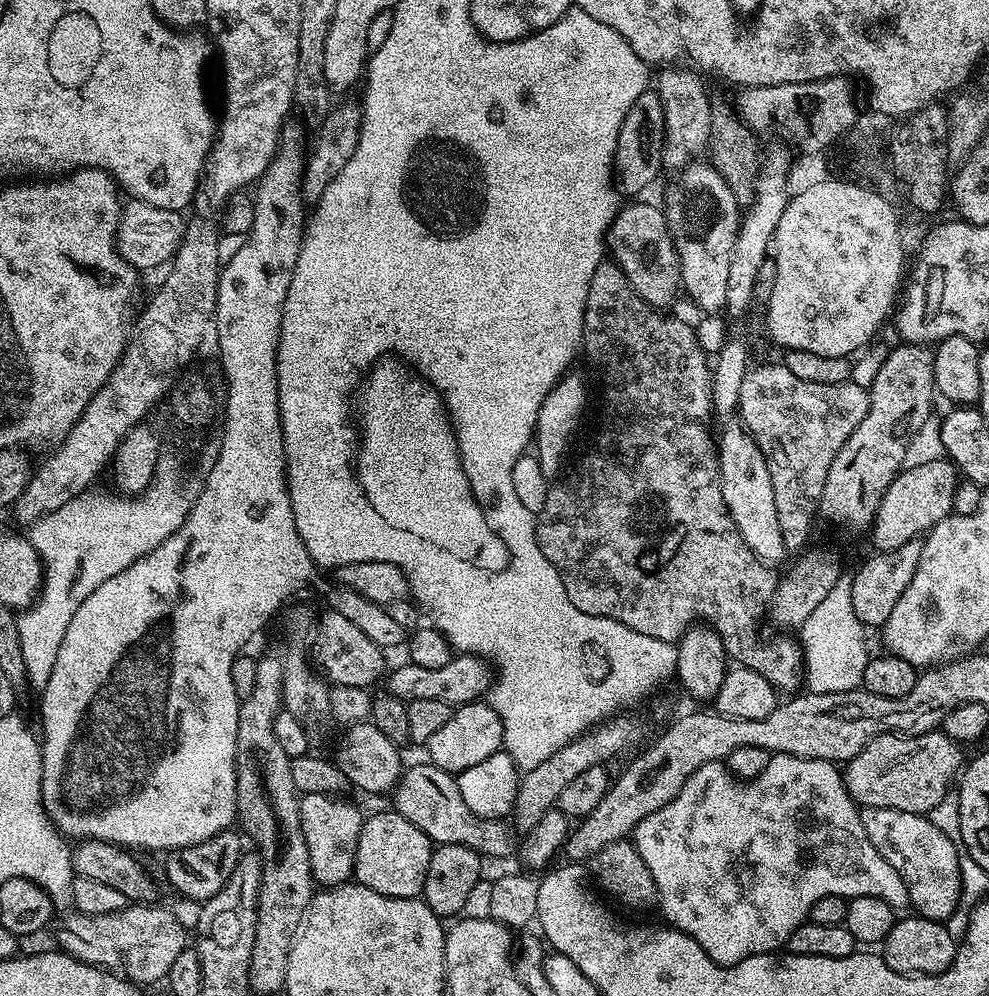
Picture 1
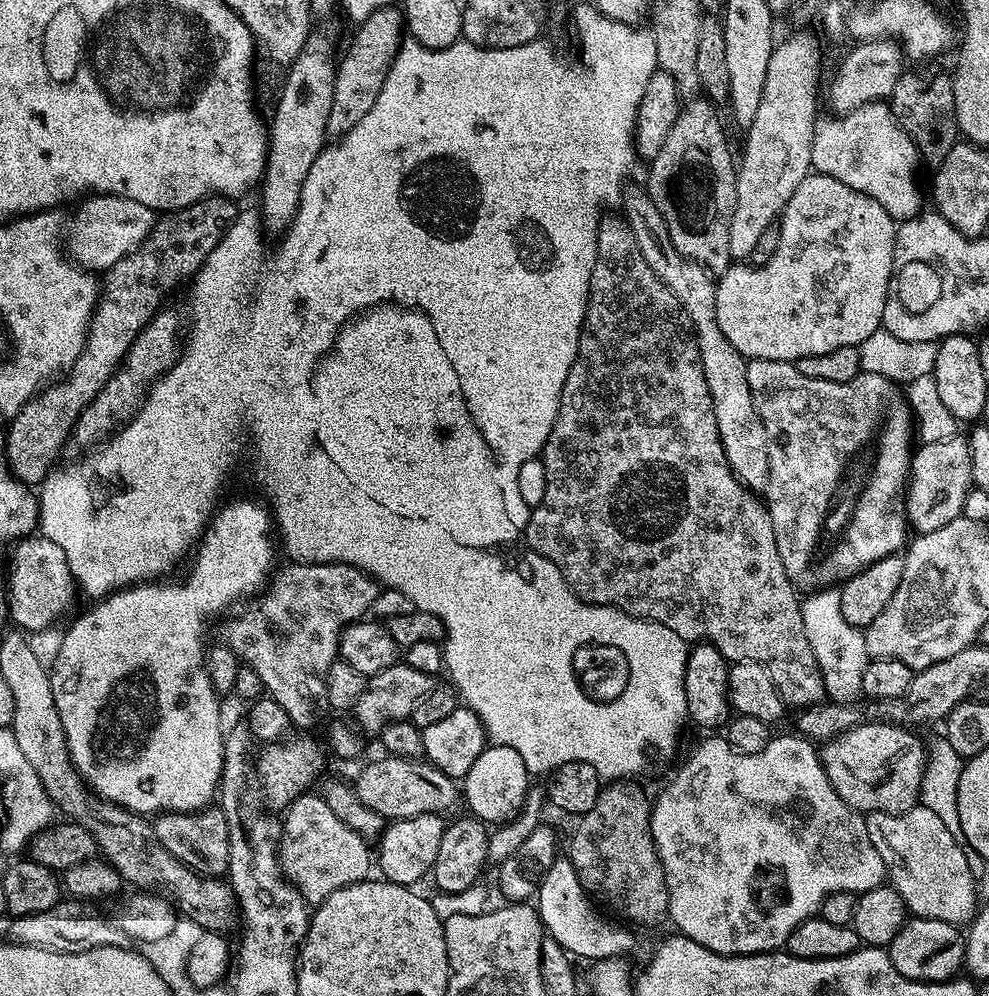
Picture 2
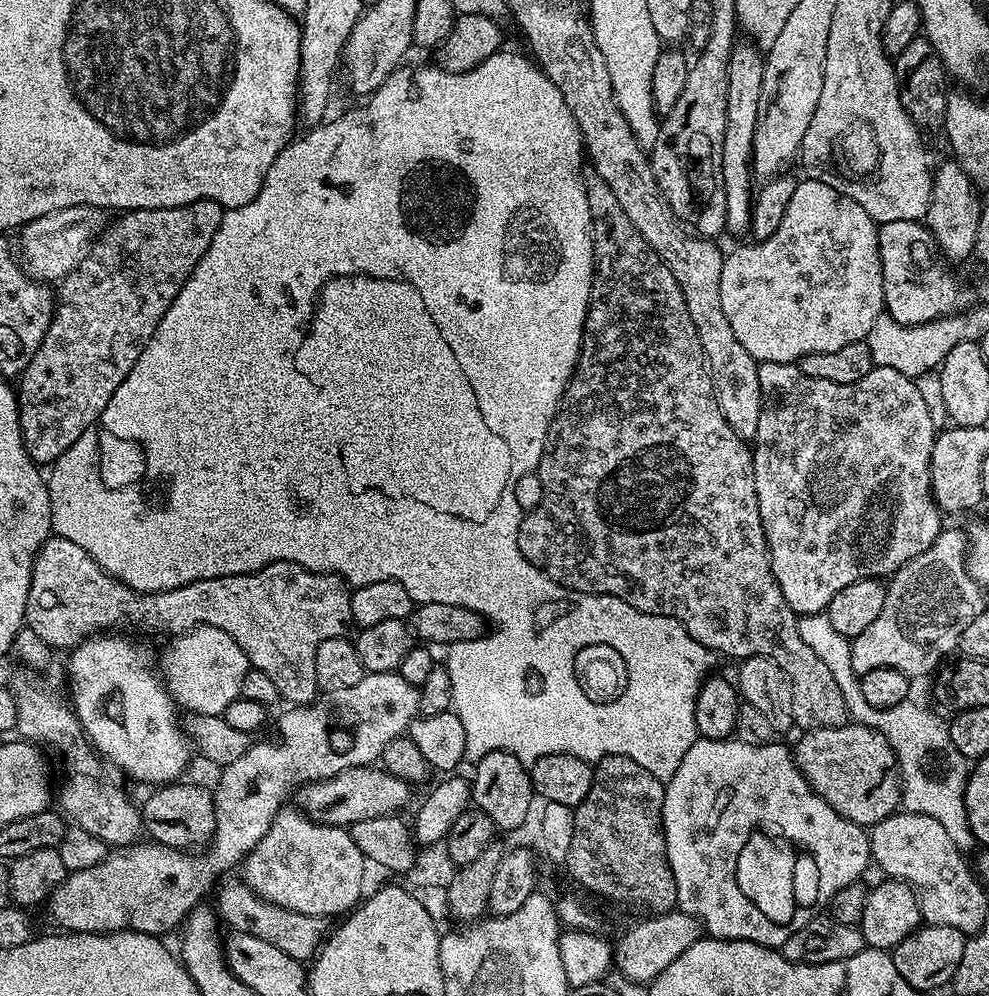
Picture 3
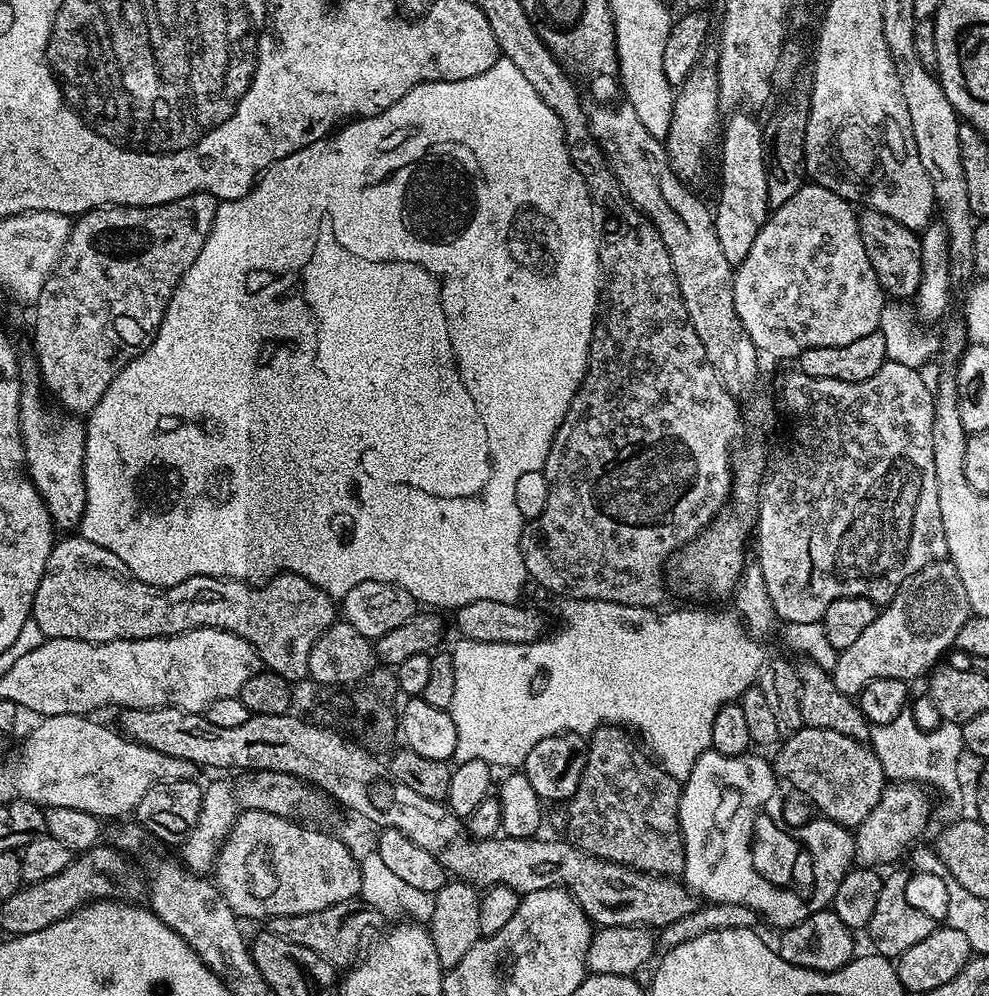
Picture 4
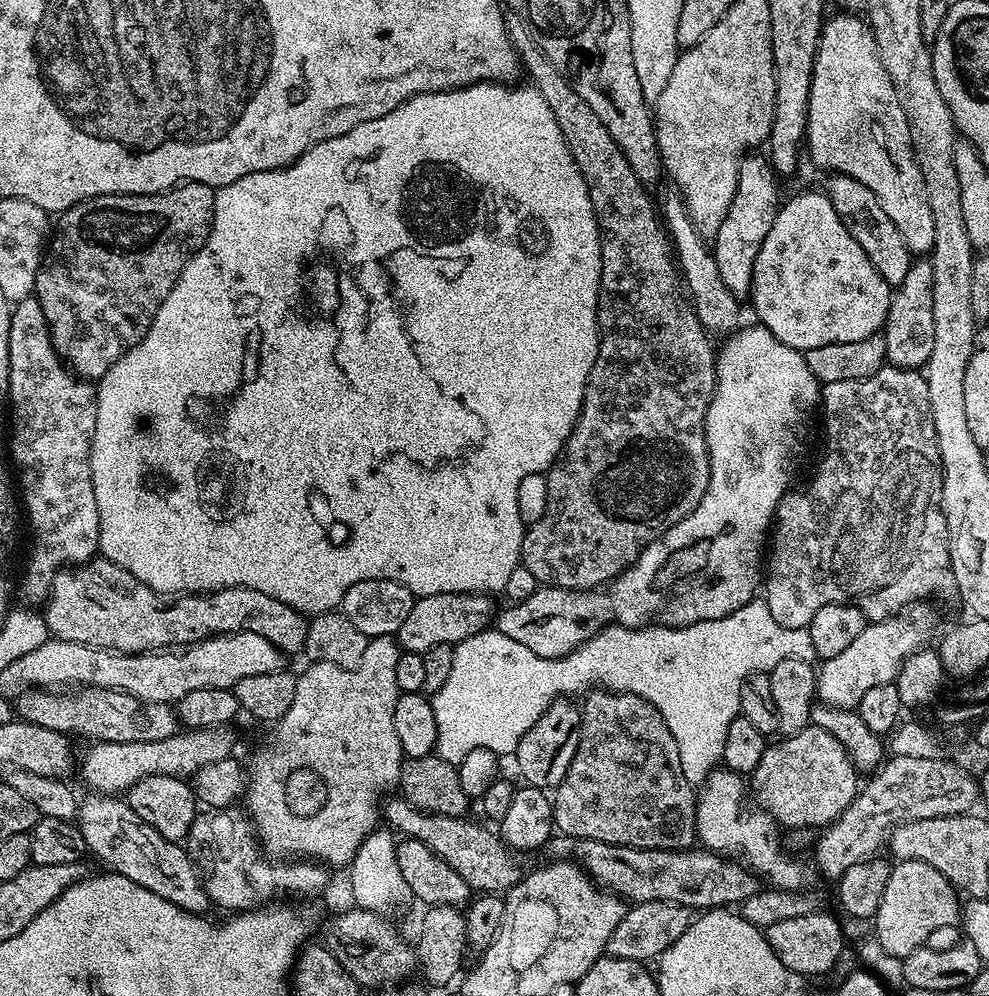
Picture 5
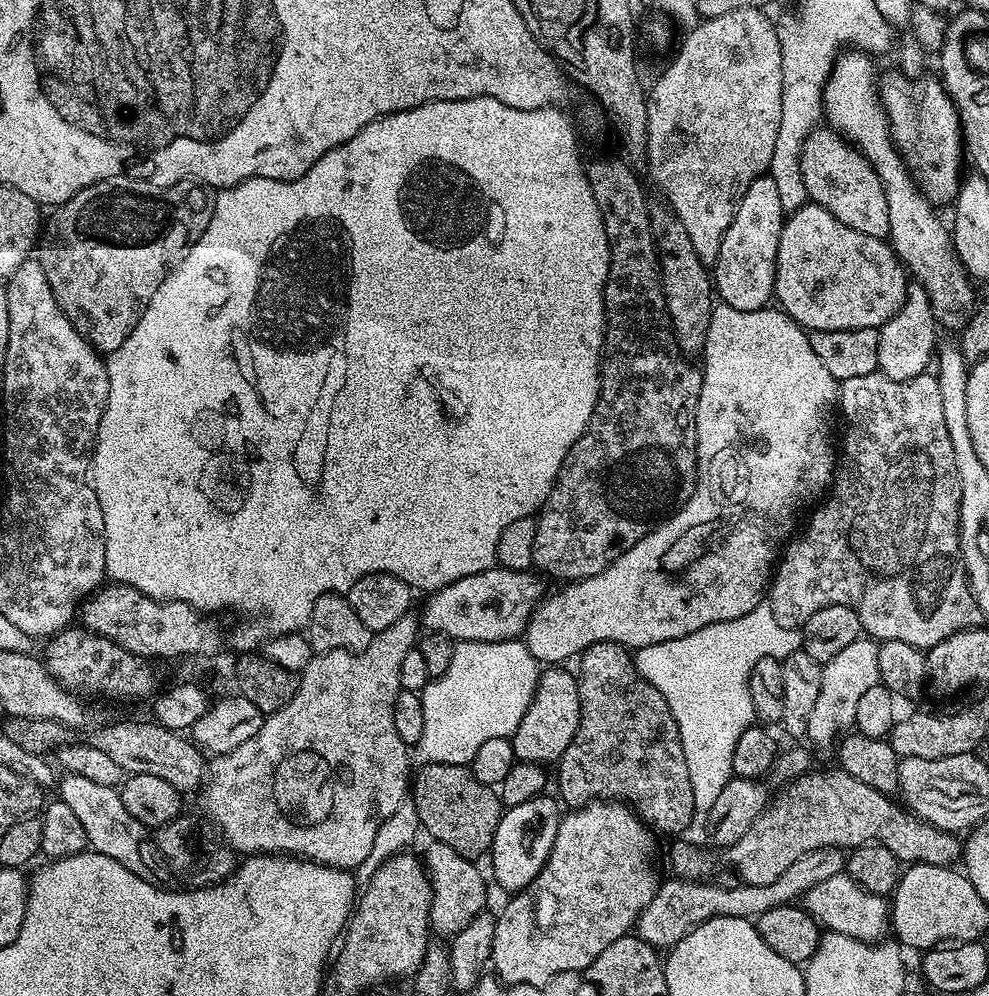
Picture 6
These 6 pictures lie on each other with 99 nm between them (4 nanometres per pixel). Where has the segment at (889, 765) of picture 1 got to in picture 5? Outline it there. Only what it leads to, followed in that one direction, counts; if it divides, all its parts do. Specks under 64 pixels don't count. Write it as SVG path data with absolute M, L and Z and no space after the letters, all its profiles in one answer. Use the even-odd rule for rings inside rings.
M815 726L803 728L793 736L784 736L781 741L781 744L769 743L767 750L762 754L762 762L758 762L758 766L750 774L750 792L751 795L752 792L756 795L756 800L760 803L757 805L769 816L774 817L776 823L785 829L817 828L820 830L836 823L836 819L856 801L856 794L862 787L858 769L852 764L852 757L844 749L842 742L838 742L834 734Z

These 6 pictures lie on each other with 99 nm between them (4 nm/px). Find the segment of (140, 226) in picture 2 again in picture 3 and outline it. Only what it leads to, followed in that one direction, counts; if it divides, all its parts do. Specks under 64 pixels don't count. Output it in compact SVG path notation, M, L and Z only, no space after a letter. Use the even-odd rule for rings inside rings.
M70 206L54 210L34 222L19 229L18 256L22 261L23 271L33 280L41 282L59 282L83 262L89 248L99 240L106 227L105 209L90 206Z

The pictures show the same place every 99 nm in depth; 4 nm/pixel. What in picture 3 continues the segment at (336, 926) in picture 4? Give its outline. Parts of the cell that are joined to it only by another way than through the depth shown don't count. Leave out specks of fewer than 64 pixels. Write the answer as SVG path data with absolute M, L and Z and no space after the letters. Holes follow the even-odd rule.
M221 879L214 892L214 896L216 894L215 911L223 923L225 920L229 924L227 927L231 931L254 934L258 938L264 939L265 942L278 946L278 950L286 950L286 954L290 954L290 958L301 962L311 961L315 957L330 928L329 921L325 917L298 914L273 904L267 904L248 889L248 885L244 883L243 879L232 879Z

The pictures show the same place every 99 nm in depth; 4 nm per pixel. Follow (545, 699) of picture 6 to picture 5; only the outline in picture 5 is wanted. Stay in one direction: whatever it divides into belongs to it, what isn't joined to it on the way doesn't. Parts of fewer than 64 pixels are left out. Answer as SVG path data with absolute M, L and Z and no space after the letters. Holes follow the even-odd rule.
M561 698L548 711L526 730L522 742L518 742L514 759L516 768L524 775L523 783L533 788L555 790L566 778L566 770L570 770L570 762L574 762L574 754L580 741L581 709L572 705L573 701Z

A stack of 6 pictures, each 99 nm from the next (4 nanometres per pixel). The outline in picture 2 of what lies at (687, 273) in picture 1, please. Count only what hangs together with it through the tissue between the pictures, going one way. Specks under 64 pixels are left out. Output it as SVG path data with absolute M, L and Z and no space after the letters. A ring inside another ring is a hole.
M692 98L681 107L680 117L674 122L670 134L666 134L666 142L662 142L662 150L647 165L648 185L646 191L653 204L666 222L672 245L687 260L701 264L713 274L725 272L733 263L730 254L730 218L734 218L734 202L736 201L737 161L734 152L728 149L728 138L720 125L717 105L707 98Z

